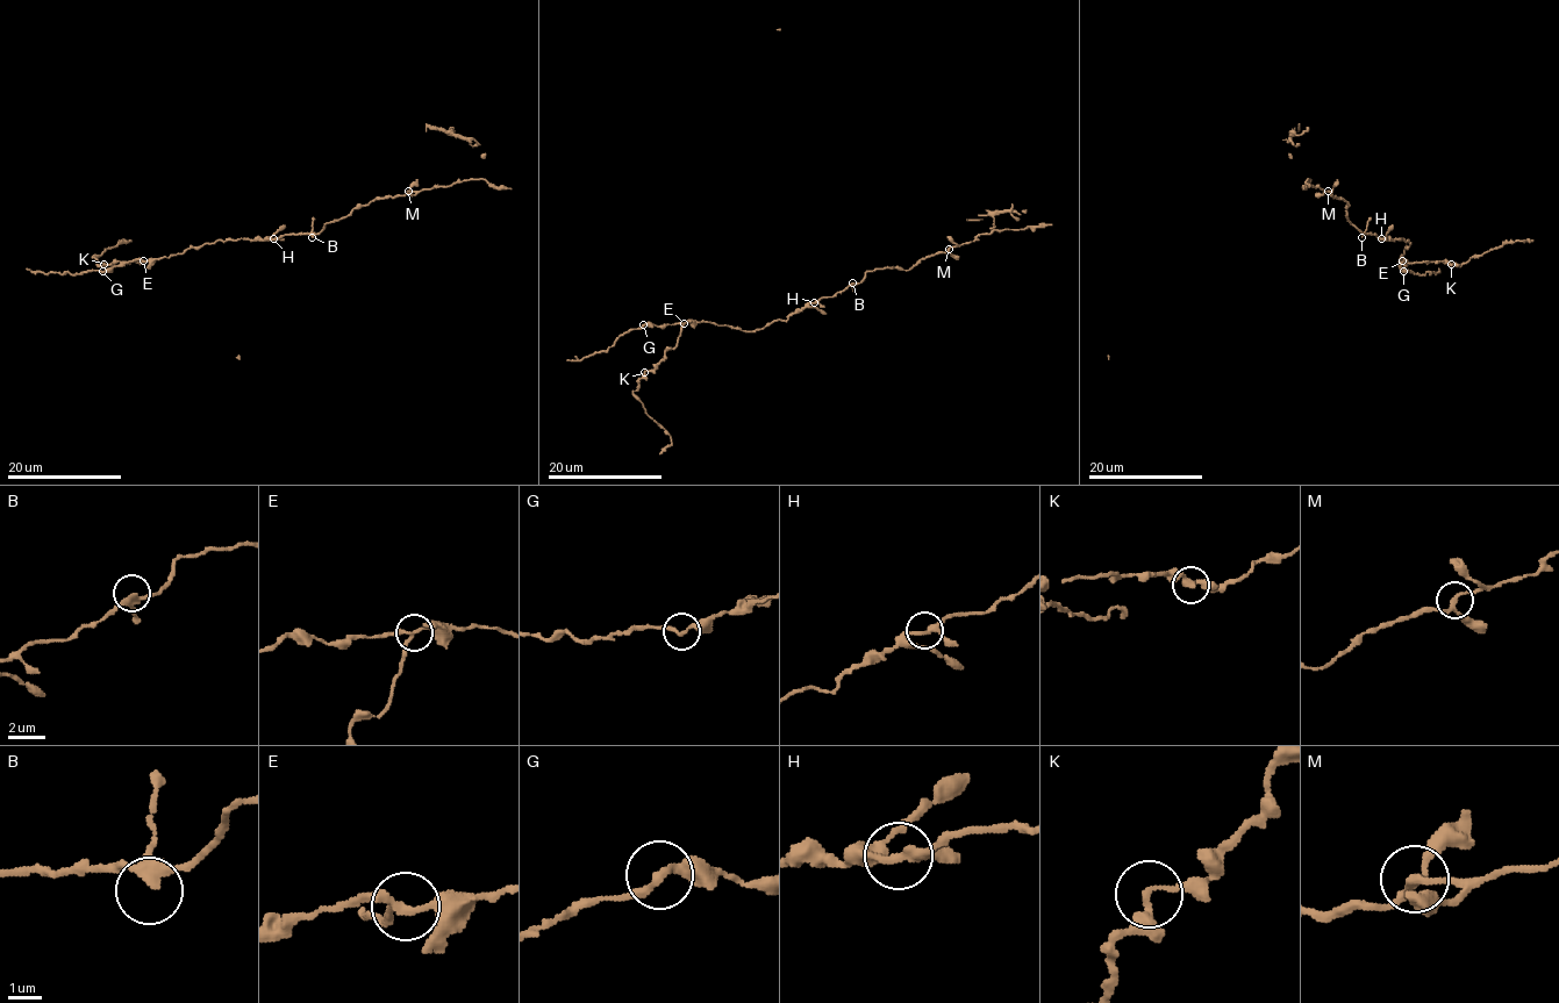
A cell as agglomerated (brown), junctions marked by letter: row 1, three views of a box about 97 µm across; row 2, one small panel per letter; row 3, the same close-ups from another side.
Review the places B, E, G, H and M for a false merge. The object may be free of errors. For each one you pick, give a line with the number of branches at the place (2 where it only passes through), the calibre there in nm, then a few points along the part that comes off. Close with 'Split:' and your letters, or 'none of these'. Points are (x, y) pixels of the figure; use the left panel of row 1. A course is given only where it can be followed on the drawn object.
E: branches 3; calibre 200 nm; course (144, 260), (100, 266), (93, 257), (131, 241), (119, 241)
Split: E

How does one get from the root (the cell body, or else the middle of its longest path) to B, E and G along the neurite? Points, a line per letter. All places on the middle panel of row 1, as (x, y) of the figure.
B: (824, 298), (834, 296), (852, 283)
E: (824, 298), (796, 309), (786, 321), (773, 321), (755, 330), (710, 322), (685, 323)
G: (824, 298), (796, 309), (786, 321), (773, 321), (755, 330), (710, 322), (643, 324)

